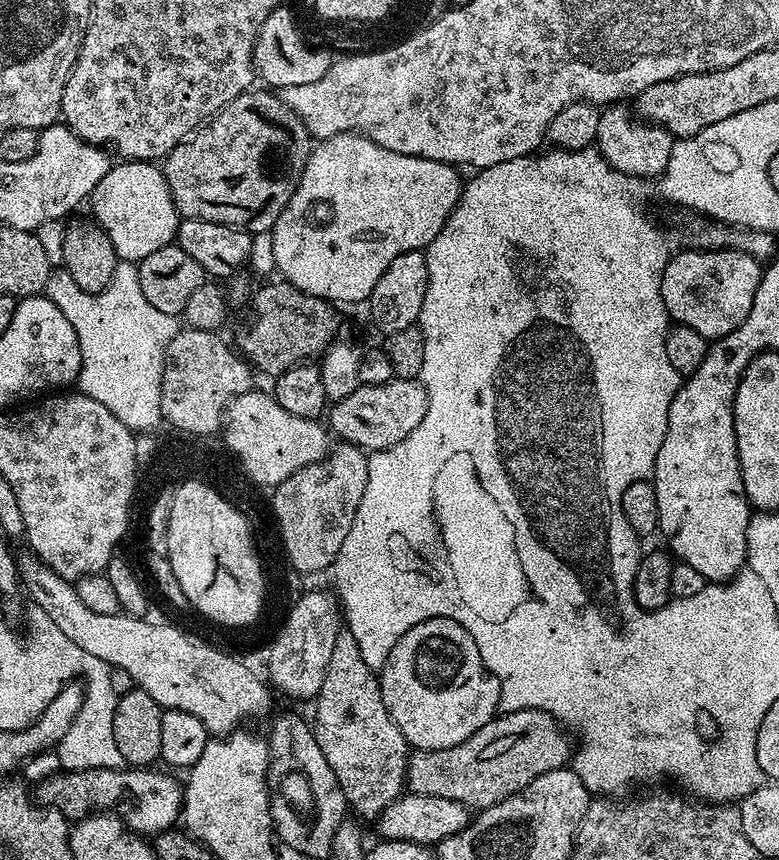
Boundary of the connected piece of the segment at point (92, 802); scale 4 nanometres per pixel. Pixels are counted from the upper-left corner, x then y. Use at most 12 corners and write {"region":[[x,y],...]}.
{"region":[[155,767],[91,768],[39,781],[69,821],[111,810],[145,837],[169,831],[184,789]]}

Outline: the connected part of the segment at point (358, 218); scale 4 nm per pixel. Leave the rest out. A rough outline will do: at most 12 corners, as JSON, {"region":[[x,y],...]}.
{"region":[[319,141],[270,233],[298,290],[363,305],[460,201],[450,164]]}

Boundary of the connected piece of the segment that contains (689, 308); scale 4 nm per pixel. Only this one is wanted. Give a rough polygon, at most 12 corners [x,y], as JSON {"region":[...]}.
{"region":[[687,250],[660,274],[676,324],[743,324],[762,271],[741,252]]}

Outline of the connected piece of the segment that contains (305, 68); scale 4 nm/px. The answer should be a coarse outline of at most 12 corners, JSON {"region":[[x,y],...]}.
{"region":[[287,6],[262,22],[256,75],[272,90],[318,82],[331,51],[304,41]]}

